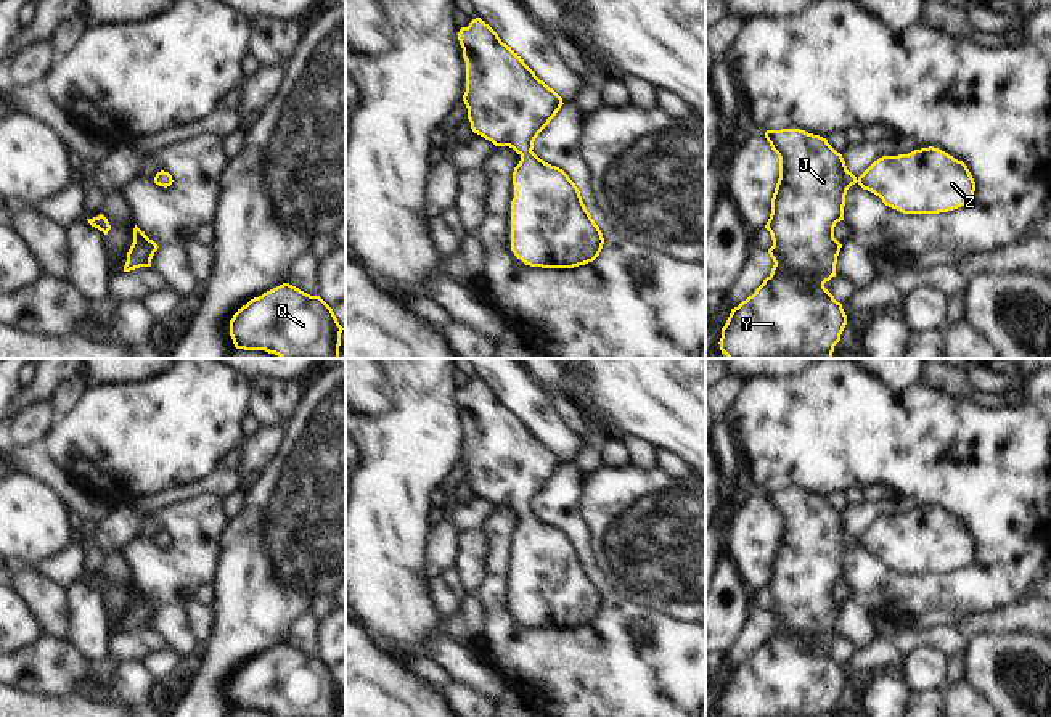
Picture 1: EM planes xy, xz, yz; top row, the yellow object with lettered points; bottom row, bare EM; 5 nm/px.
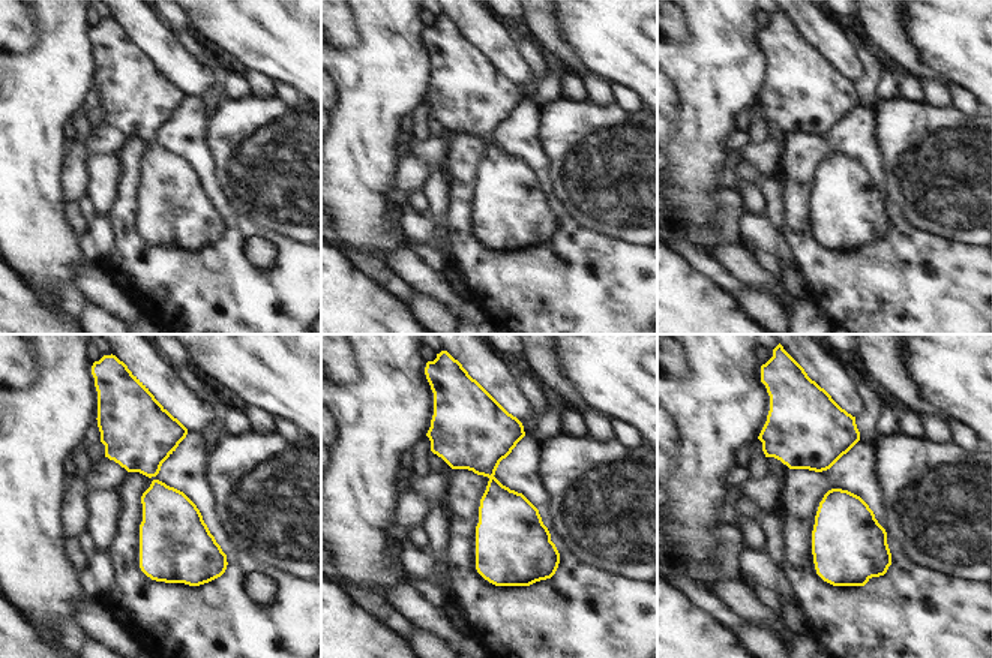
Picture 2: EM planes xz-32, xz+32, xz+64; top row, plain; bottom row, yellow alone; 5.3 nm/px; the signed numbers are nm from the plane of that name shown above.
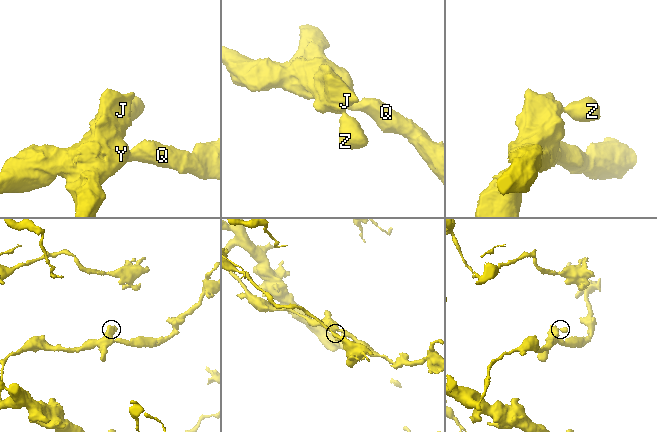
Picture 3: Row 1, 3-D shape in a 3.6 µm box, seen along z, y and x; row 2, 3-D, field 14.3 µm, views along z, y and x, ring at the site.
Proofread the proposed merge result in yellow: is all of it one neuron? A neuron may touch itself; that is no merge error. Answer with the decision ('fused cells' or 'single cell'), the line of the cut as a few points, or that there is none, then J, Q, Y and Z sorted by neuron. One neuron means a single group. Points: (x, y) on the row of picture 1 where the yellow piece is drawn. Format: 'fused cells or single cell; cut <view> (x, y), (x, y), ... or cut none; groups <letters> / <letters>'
single cell; cut none; groups J Q Y Z

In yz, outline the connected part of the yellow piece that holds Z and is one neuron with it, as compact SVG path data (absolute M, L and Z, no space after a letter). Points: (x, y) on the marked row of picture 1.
M781 129L767 130L765 138L779 158L779 178L771 198L771 214L765 225L773 240L768 254L775 265L755 293L731 309L722 328L720 350L728 358L832 358L834 346L840 341L847 325L847 315L824 283L836 277L842 244L834 238L834 227L844 220L847 190L858 183L863 190L879 196L885 206L903 214L939 214L971 203L975 182L963 161L934 146L908 154L882 156L857 178L847 170L842 154L820 135L800 129Z

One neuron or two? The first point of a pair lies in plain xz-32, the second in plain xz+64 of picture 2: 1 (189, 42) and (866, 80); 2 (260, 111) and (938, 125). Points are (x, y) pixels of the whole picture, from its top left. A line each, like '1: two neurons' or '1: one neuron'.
1: one neuron
2: one neuron

